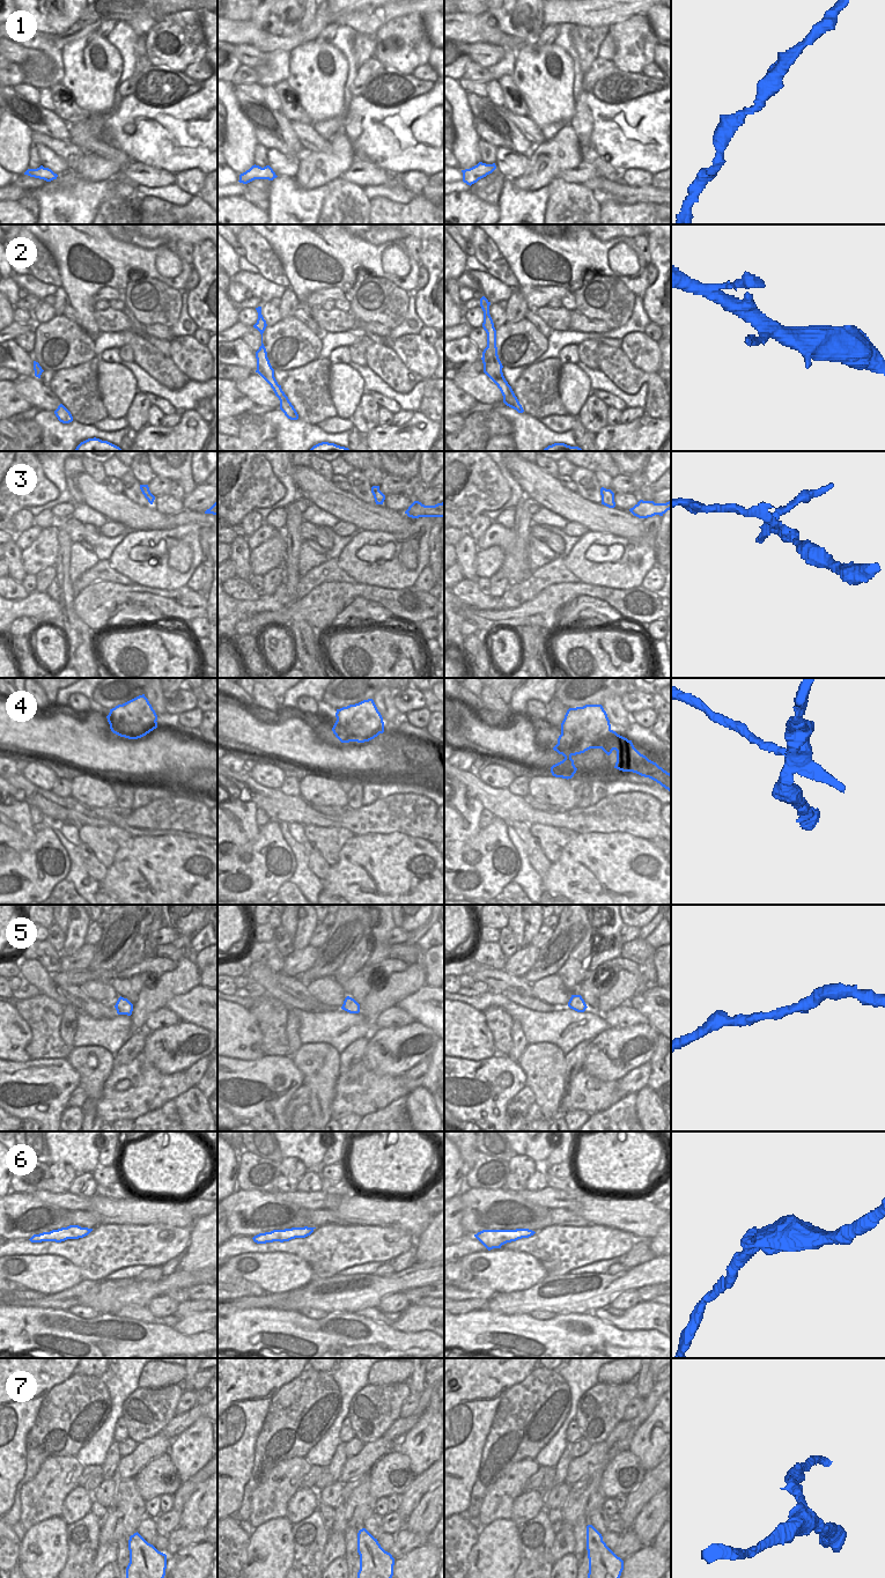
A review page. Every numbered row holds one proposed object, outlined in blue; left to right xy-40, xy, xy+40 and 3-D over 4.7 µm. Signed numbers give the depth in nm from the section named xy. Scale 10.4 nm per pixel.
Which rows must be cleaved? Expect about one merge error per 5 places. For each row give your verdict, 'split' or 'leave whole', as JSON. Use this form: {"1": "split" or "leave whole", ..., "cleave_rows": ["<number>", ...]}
{"1": "leave whole", "2": "leave whole", "3": "leave whole", "4": "split", "5": "leave whole", "6": "leave whole", "7": "leave whole", "cleave_rows": ["4"]}

